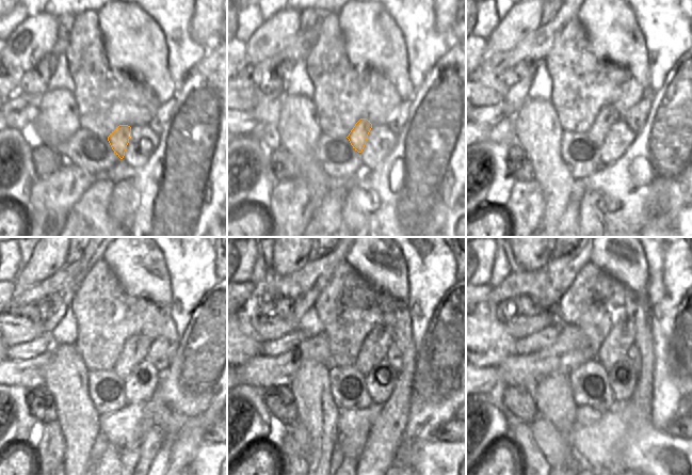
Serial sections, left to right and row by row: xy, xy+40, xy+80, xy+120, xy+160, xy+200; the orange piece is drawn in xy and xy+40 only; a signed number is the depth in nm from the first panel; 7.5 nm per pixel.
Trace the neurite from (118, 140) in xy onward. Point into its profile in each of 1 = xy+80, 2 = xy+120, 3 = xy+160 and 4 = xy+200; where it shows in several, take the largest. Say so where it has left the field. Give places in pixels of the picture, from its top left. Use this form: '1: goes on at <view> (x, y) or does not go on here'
1: goes on at xy+80 (608, 115)
2: goes on at xy+120 (135, 348)
3: goes on at xy+160 (374, 348)
4: goes on at xy+200 (615, 346)

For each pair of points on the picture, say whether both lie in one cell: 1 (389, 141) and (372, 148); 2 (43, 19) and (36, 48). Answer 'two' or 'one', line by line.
1: one
2: one

